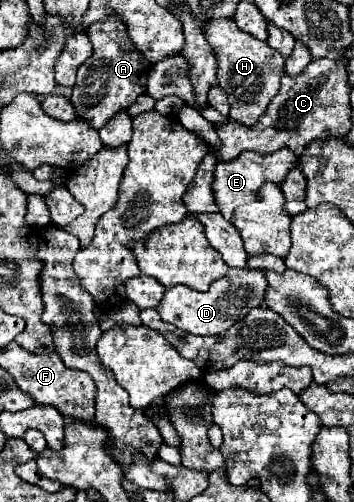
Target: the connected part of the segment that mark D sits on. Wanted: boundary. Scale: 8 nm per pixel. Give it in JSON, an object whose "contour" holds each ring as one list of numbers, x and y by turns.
{"contour":[[230,267,228,275,220,277,210,285,206,293,194,291,186,285,176,285,166,289,162,303,158,305,158,313,166,323,172,323,194,335,218,335,228,331,236,321,250,313,254,307,264,305,268,281,262,269,238,269]]}

